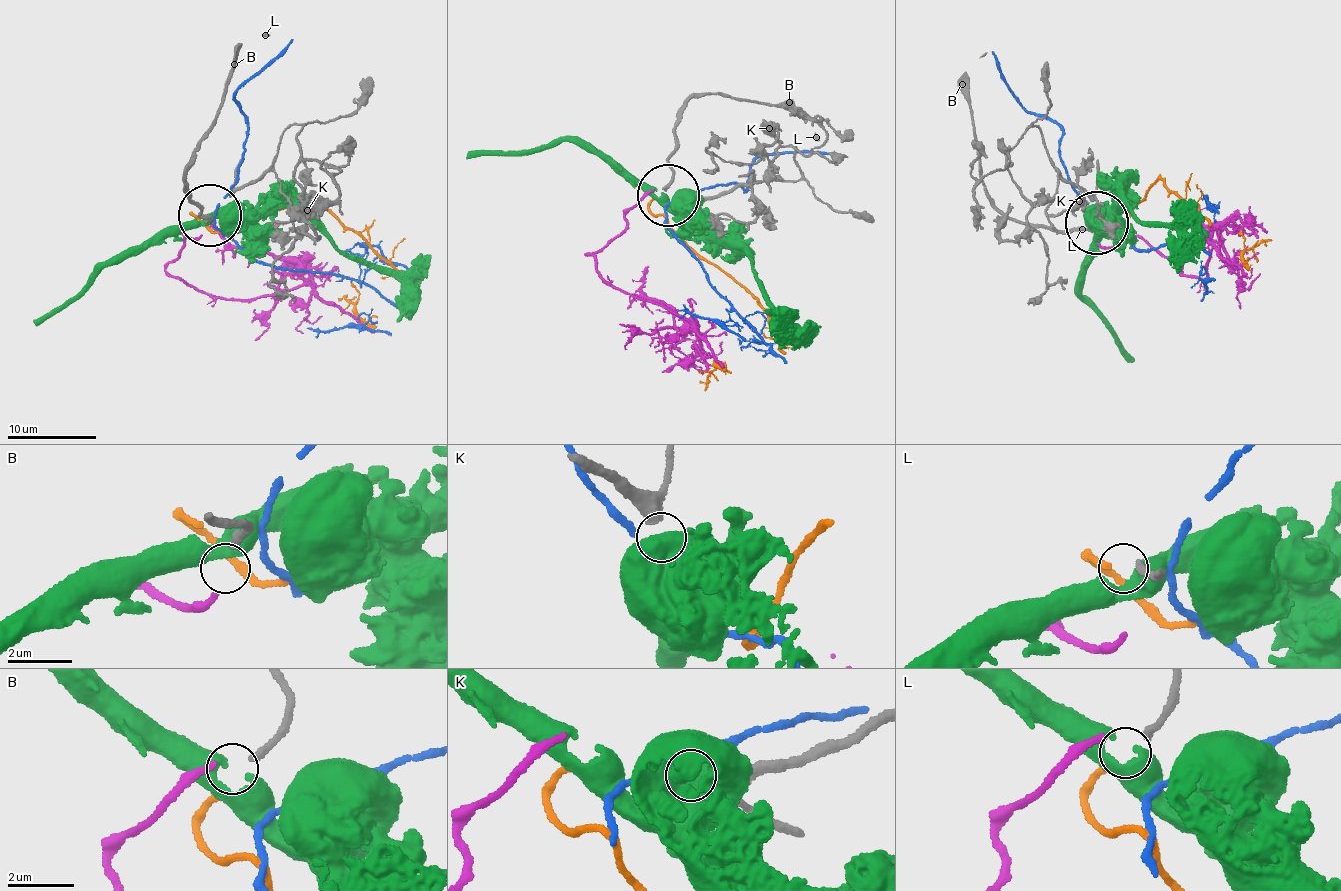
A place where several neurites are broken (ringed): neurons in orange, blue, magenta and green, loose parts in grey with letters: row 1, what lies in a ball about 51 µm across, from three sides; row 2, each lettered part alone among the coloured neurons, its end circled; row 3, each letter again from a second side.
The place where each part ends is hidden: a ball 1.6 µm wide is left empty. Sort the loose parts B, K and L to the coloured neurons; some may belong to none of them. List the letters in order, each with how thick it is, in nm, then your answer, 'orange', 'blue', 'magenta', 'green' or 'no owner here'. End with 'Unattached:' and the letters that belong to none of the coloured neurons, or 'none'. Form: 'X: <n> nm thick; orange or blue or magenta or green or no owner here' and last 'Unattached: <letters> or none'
B: 240 nm thick; magenta
K: 320 nm thick; no owner here
L: 240 nm thick; orange
Unattached: K

